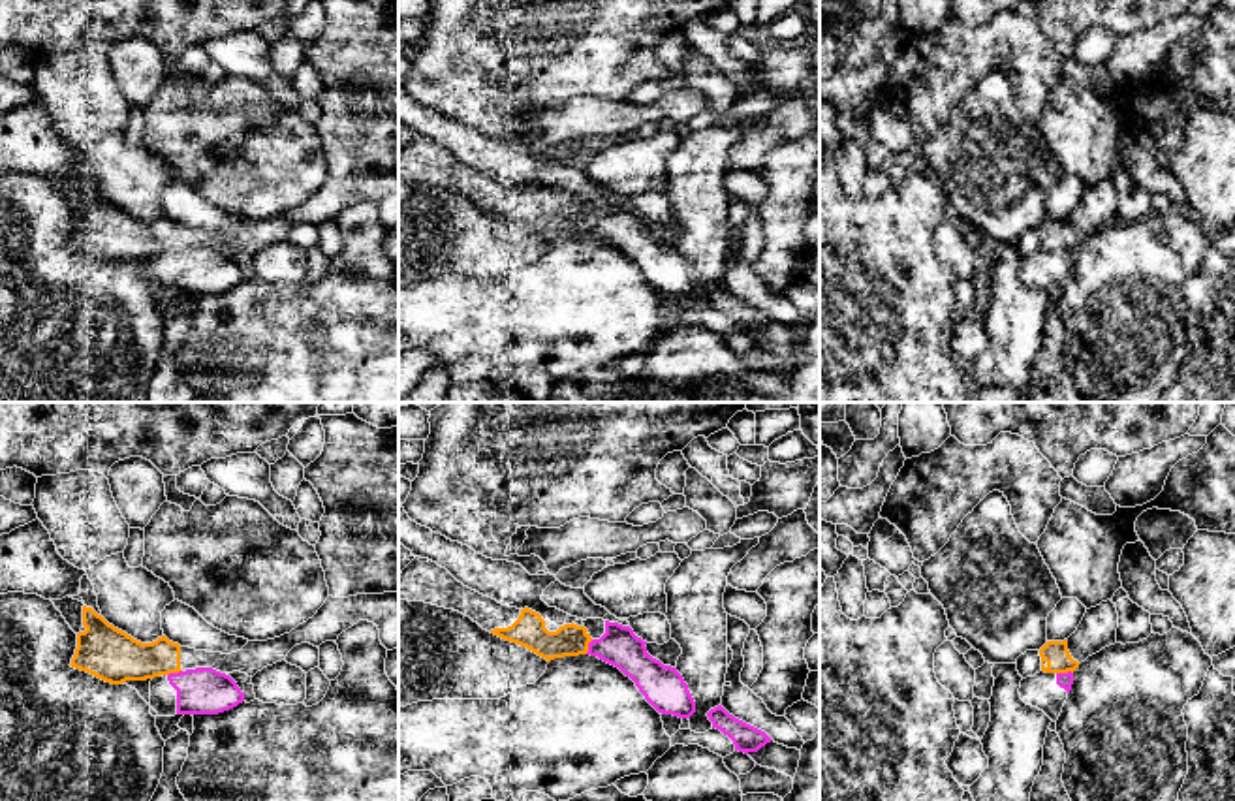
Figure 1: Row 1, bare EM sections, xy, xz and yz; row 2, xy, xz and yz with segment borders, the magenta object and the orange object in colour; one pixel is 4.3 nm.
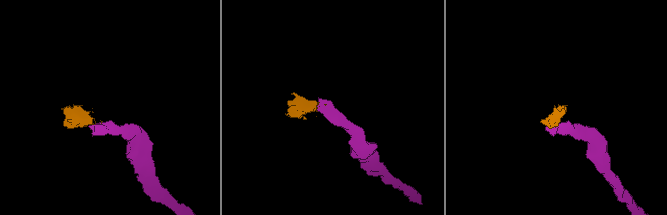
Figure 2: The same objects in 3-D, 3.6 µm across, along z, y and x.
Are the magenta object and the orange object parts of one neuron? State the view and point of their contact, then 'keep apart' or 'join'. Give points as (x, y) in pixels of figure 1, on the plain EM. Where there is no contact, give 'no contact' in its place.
contact yz (1064, 252); keep apart

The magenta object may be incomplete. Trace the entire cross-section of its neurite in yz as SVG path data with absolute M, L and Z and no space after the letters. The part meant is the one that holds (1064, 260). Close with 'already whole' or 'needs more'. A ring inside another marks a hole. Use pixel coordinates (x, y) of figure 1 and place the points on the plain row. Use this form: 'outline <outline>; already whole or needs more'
outline M1040 250L1034 256L1026 256L1021 259L1019 273L1026 284L1038 286L1053 301L1056 301L1068 278L1071 263L1073 263L1071 250L1068 252Z; needs more

